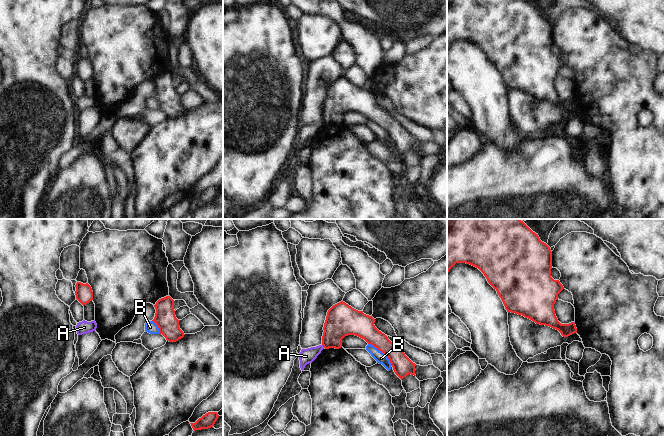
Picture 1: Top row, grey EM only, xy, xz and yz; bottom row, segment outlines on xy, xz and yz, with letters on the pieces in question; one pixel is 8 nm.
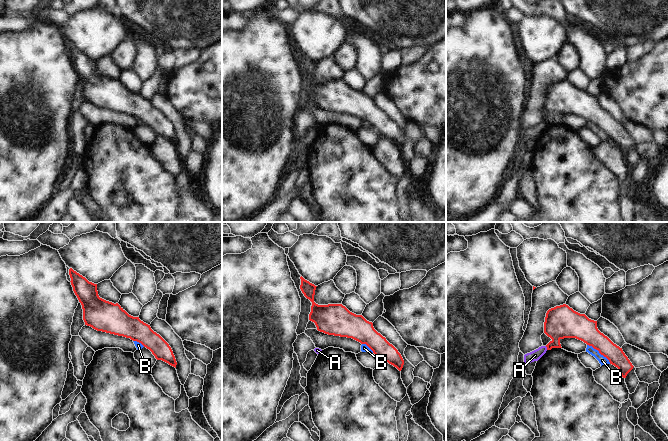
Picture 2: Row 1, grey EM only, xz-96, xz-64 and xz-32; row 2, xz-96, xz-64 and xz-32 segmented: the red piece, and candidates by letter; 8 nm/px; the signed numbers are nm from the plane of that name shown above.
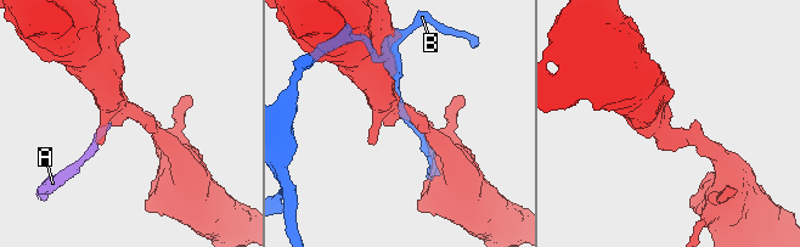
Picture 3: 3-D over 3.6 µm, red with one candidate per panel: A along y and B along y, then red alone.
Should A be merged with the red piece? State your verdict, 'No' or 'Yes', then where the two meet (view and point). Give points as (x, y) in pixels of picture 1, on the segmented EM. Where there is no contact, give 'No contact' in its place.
No. Touches red at xz (323, 346)

